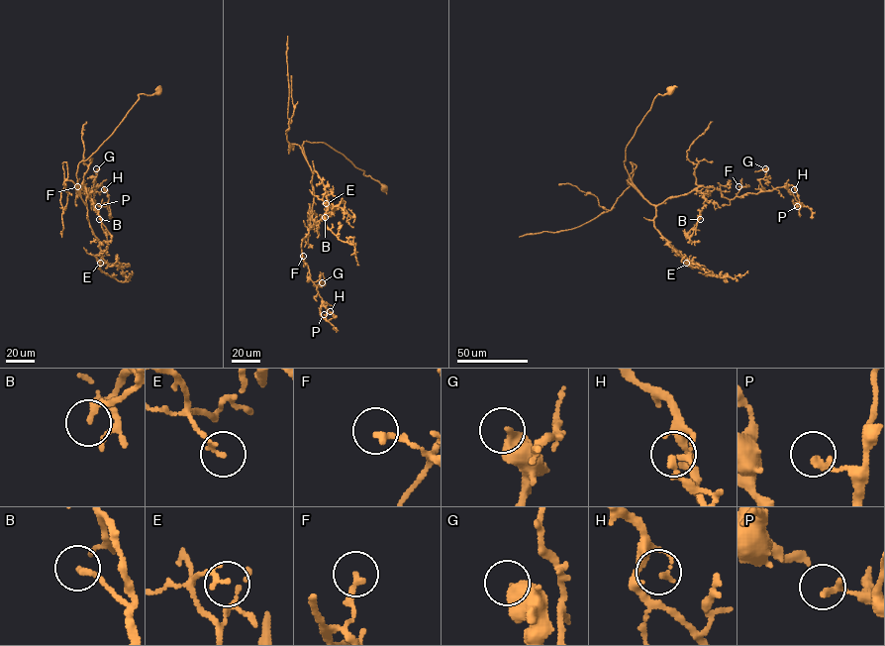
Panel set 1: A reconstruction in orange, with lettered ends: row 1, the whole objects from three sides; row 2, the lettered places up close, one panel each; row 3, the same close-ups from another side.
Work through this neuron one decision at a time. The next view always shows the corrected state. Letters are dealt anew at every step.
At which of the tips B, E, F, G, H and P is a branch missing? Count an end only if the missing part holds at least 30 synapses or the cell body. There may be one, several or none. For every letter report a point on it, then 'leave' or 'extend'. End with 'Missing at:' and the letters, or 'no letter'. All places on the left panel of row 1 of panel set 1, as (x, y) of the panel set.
B: at (99, 219); leave
E: at (100, 263); leave
F: at (77, 186); leave
G: at (96, 168); leave
H: at (104, 189); leave
P: at (98, 206); leave
Missing at: no letter

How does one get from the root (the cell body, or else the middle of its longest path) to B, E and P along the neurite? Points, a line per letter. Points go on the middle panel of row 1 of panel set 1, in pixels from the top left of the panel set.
B: (383, 186), (326, 143), (304, 141), (302, 147), (312, 172), (311, 217), (317, 223), (325, 217)
E: (383, 186), (326, 143), (304, 141), (302, 147), (307, 162), (325, 186), (326, 203)
P: (383, 186), (326, 143), (303, 143), (314, 197), (301, 253), (322, 298), (320, 313), (325, 319), (324, 314)

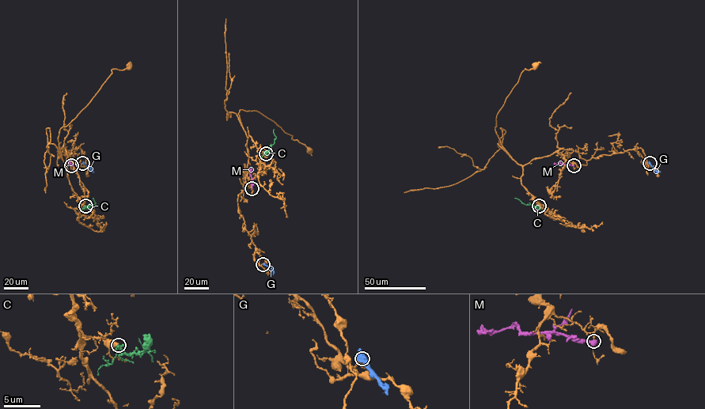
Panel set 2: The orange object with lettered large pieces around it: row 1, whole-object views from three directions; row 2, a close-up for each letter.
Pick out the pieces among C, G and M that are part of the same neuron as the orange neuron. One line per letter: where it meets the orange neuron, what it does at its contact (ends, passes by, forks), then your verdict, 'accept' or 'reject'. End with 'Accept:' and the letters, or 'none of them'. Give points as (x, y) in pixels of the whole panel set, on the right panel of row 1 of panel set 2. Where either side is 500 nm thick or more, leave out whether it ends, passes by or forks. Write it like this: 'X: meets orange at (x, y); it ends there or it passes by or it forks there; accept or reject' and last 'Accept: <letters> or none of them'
C: meets orange at (539, 206); it ends there; accept
G: meets orange at (650, 163); it ends there; reject
M: meets orange at (574, 165); it ends there; reject
Accept: C

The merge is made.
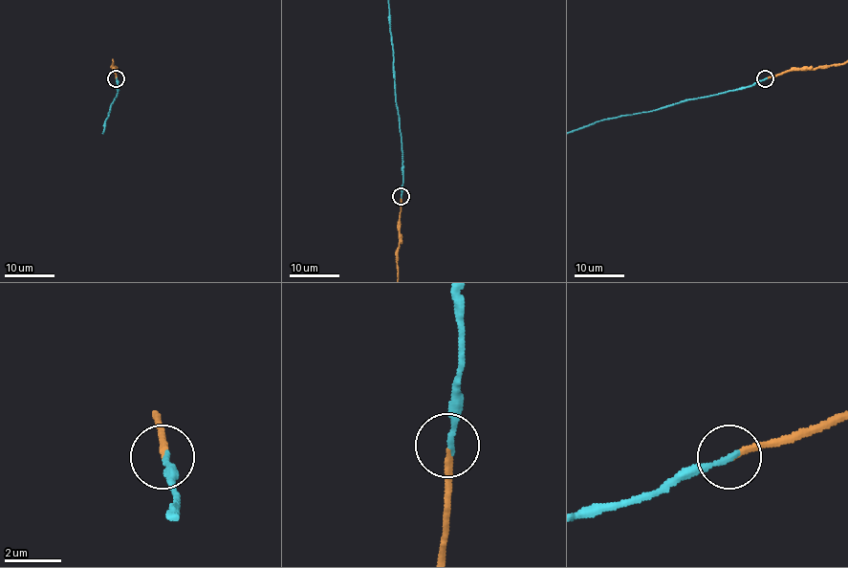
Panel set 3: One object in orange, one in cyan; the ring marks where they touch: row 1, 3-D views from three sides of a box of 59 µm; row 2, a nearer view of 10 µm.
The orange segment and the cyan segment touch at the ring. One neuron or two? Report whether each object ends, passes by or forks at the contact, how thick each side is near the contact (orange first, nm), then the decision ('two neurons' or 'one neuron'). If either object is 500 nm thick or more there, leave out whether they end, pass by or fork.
orange ends | cyan ends | 200/240 nm | one neuron

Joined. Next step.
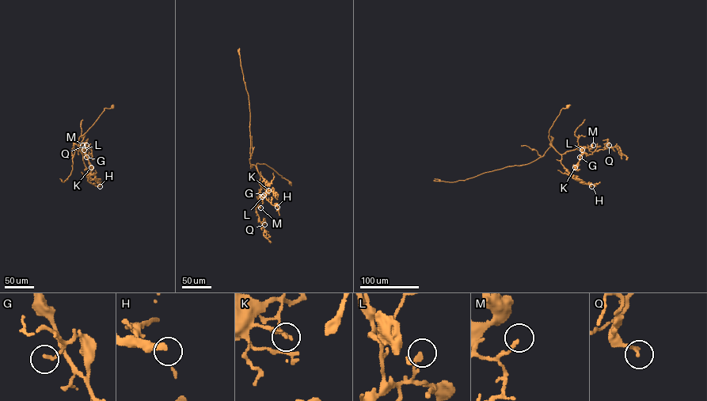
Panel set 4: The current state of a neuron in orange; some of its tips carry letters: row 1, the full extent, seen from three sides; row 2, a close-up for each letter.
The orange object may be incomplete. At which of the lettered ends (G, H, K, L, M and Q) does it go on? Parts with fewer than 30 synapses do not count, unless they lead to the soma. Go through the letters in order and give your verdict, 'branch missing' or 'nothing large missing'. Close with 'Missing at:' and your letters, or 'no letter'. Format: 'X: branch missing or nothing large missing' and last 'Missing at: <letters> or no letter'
G: nothing large missing
H: branch missing
K: nothing large missing
L: nothing large missing
M: nothing large missing
Q: nothing large missing
Missing at: H

